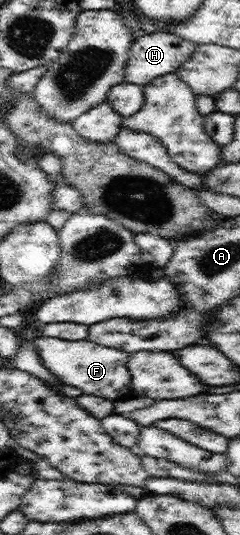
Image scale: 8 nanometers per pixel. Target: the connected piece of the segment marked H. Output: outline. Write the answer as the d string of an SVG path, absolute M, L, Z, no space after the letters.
M166 32L137 36L126 66L127 81L147 86L167 73L178 72L192 59L199 43Z

